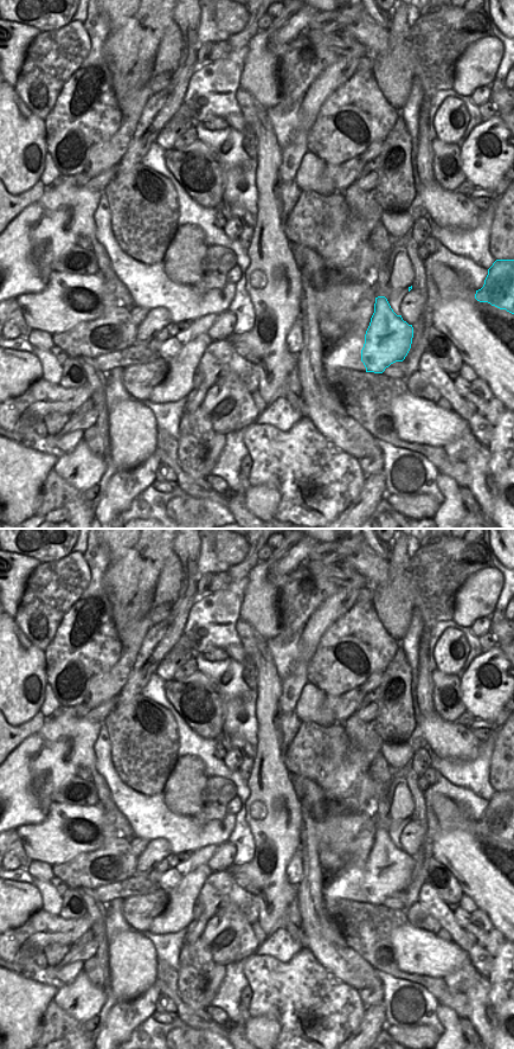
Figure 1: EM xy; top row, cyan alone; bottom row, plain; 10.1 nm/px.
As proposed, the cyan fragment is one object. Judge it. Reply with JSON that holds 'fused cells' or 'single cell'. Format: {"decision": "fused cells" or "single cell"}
{"decision": "single cell"}

